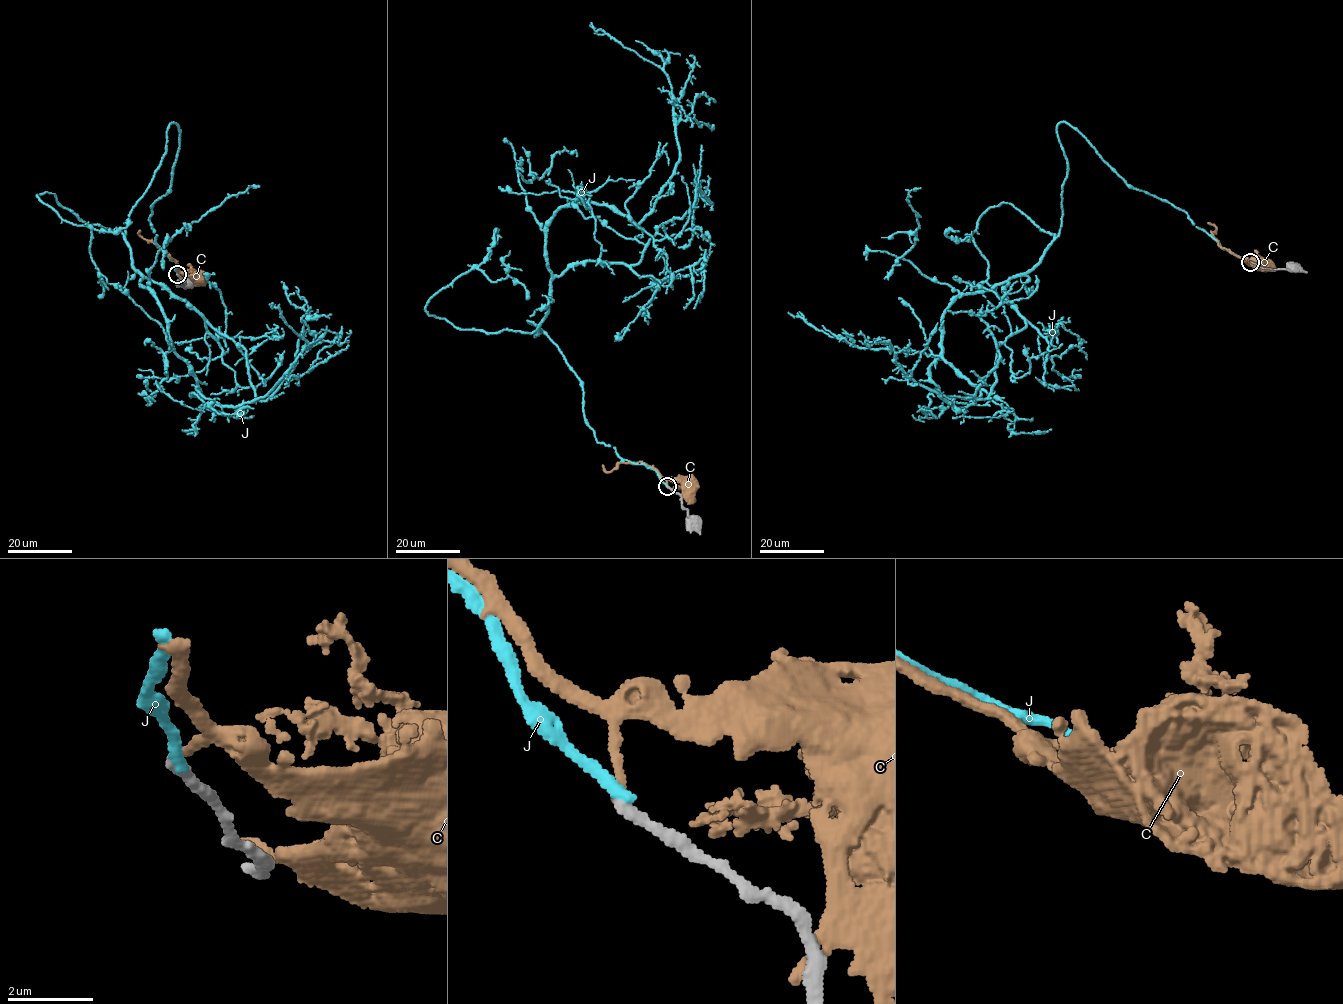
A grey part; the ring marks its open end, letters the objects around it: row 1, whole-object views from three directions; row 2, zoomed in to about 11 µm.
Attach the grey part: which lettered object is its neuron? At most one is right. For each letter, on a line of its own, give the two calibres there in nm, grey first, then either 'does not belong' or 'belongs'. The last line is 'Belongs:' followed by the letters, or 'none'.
C: 280 nm thick on the grey side, 190 nm on the other; does not belong
J: 280 nm thick on the grey side, 260 nm on the other; belongs
Belongs: J

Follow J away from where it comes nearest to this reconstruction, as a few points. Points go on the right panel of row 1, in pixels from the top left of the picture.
J: (1250, 262), (1061, 122), (1058, 236), (1030, 269), (945, 312), (942, 355), (980, 391), (972, 404), (788, 312)

